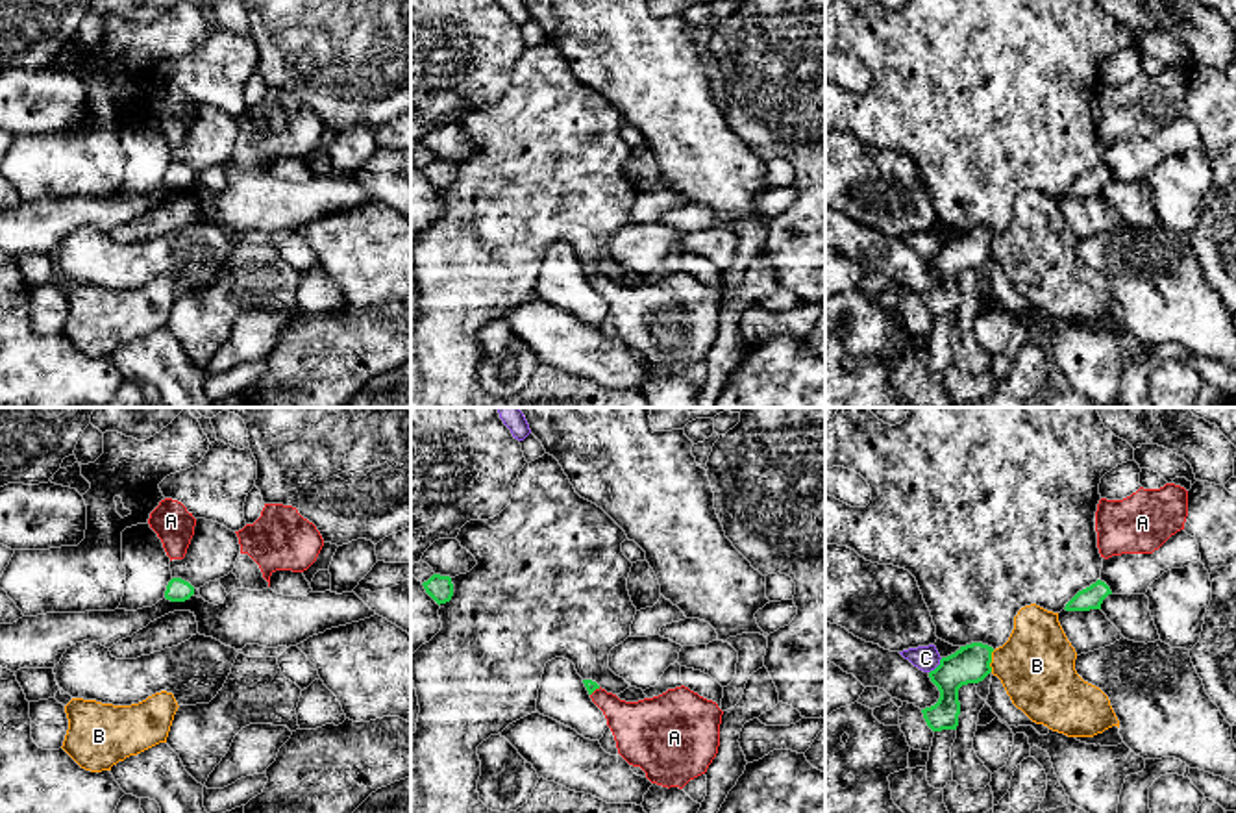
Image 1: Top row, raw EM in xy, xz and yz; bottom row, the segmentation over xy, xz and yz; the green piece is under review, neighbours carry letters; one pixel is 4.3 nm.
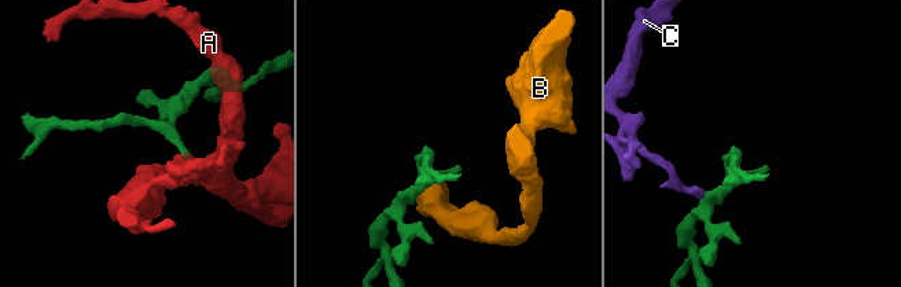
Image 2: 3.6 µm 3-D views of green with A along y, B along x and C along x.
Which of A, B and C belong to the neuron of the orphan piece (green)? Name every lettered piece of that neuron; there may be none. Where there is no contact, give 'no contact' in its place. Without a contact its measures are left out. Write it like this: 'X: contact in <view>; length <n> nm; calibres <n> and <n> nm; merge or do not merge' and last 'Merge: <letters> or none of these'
A: contact in xz; length 60 nm; calibres 50 and 220 nm; merge
B: contact in yz; length 100 nm; calibres 160 and 340 nm; do not merge
C: contact in yz; length 90 nm; calibres 160 and 110 nm; do not merge
Merge: A

